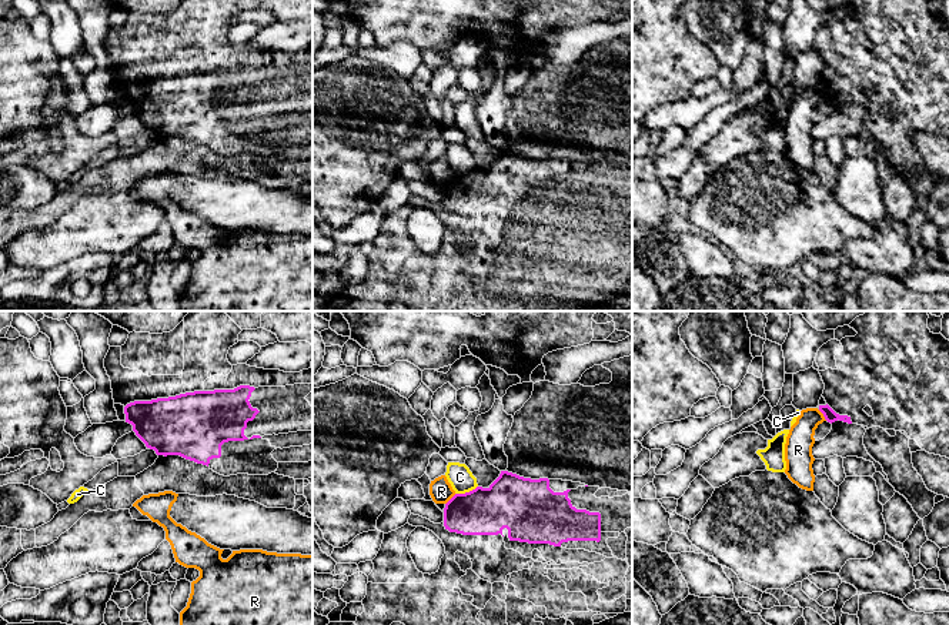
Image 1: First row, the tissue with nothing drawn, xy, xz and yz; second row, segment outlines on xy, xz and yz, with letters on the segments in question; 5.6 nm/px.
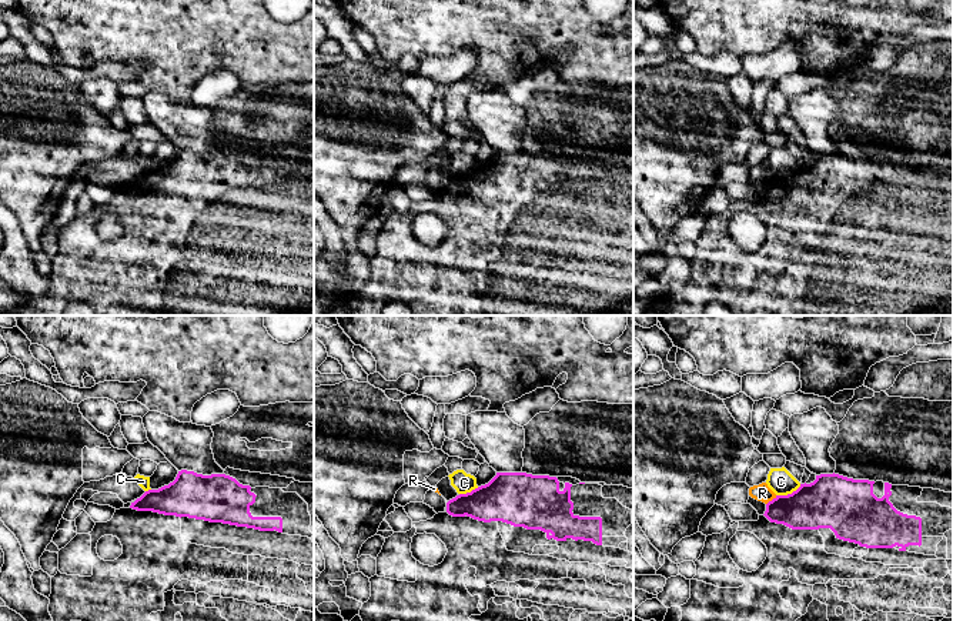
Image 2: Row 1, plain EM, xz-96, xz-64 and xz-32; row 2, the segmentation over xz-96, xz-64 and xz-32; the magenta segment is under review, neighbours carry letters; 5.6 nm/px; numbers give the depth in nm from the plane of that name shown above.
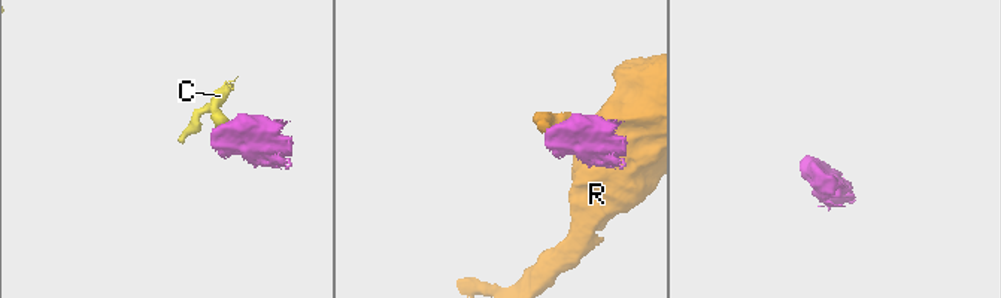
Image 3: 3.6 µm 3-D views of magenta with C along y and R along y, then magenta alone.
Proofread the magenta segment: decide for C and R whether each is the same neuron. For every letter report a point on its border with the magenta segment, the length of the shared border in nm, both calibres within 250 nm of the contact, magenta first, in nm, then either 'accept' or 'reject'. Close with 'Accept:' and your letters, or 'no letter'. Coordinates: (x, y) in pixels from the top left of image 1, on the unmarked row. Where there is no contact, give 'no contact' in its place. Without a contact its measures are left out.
C: contact xz (465, 173); length 140 nm; calibres 280 and 140 nm; reject
R: contact yz (824, 96); length 80 nm; calibres 70 and 160 nm; reject
Accept: no letter

